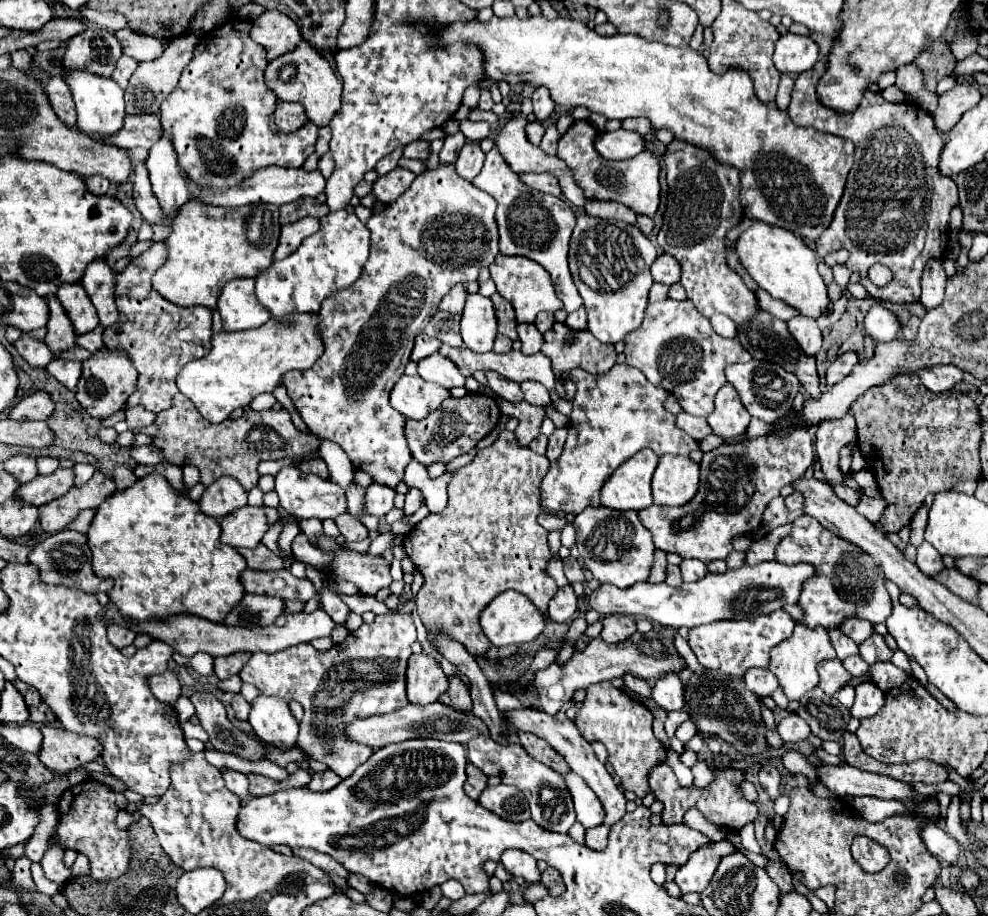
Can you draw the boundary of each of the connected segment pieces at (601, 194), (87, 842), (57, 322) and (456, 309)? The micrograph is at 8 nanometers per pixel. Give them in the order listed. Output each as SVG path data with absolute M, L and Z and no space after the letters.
M575 121L573 127L559 139L557 155L567 163L573 171L577 185L585 191L587 199L599 201L617 201L637 215L653 217L659 207L659 161L651 151L643 151L643 155L635 155L633 159L625 161L605 161L593 147L595 141L595 127L589 121Z
M87 779L73 787L69 787L57 803L59 821L53 829L51 845L59 845L63 851L73 849L89 857L91 863L91 877L95 881L113 881L121 877L129 869L131 861L131 843L125 829L115 825L115 817L119 807L115 803L115 791L111 791L105 783Z
M55 295L47 297L47 305L49 305L51 315L47 323L45 343L57 355L69 347L75 347L75 333L73 333L73 323L69 321L69 317L65 317L65 311L61 309L61 303L57 301Z
M453 285L453 289L443 297L439 309L441 311L449 311L449 313L461 313L461 309L465 307L465 287L463 285Z

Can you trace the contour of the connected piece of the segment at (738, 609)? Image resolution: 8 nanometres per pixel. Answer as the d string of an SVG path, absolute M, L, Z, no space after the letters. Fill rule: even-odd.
M765 561L759 565L743 565L739 569L729 569L721 575L709 573L709 577L695 581L695 583L683 583L681 587L671 587L667 583L653 585L649 581L637 583L629 589L619 589L615 585L601 585L595 589L589 597L589 605L599 615L641 615L647 617L659 625L665 627L697 627L703 623L723 621L723 619L753 619L761 613L775 611L783 607L783 603L797 603L801 595L801 583L811 577L815 569L811 565L783 565L777 561ZM761 589L777 589L781 597L773 601L755 603Z

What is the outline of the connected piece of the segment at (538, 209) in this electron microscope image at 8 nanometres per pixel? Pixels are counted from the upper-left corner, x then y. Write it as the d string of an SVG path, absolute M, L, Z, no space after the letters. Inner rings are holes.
M493 147L487 153L483 171L473 181L475 187L481 191L487 191L497 201L497 225L499 225L499 247L503 255L521 255L537 261L541 267L545 267L551 273L557 297L563 301L563 309L567 313L573 313L583 305L581 295L577 293L577 287L571 279L569 267L567 267L567 251L569 251L569 239L575 227L575 215L571 207L553 195L533 195L533 191L527 185L521 185L521 179L517 173L505 165L505 159ZM531 197L541 197L533 201Z

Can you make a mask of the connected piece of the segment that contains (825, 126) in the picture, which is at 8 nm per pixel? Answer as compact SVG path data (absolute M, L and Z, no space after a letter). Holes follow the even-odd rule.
M817 61L817 65L801 75L795 77L795 87L791 95L791 105L787 109L791 121L801 127L813 127L817 131L825 131L831 135L839 135L843 139L851 139L855 143L855 165L847 177L847 187L841 197L841 203L833 215L831 225L821 233L815 241L815 251L819 257L825 257L831 251L847 249L849 261L847 267L851 271L861 273L861 285L867 289L869 297L879 301L891 303L915 303L921 295L921 275L927 261L935 255L937 259L949 249L949 211L957 205L957 185L953 179L943 177L937 169L939 155L945 145L945 135L935 129L933 117L919 105L905 101L905 103L887 103L881 93L865 91L865 97L855 113L837 115L831 109L825 109L817 101L817 81L825 73L825 61ZM873 263L883 263L893 271L893 281L887 287L877 287L869 281L867 271Z

